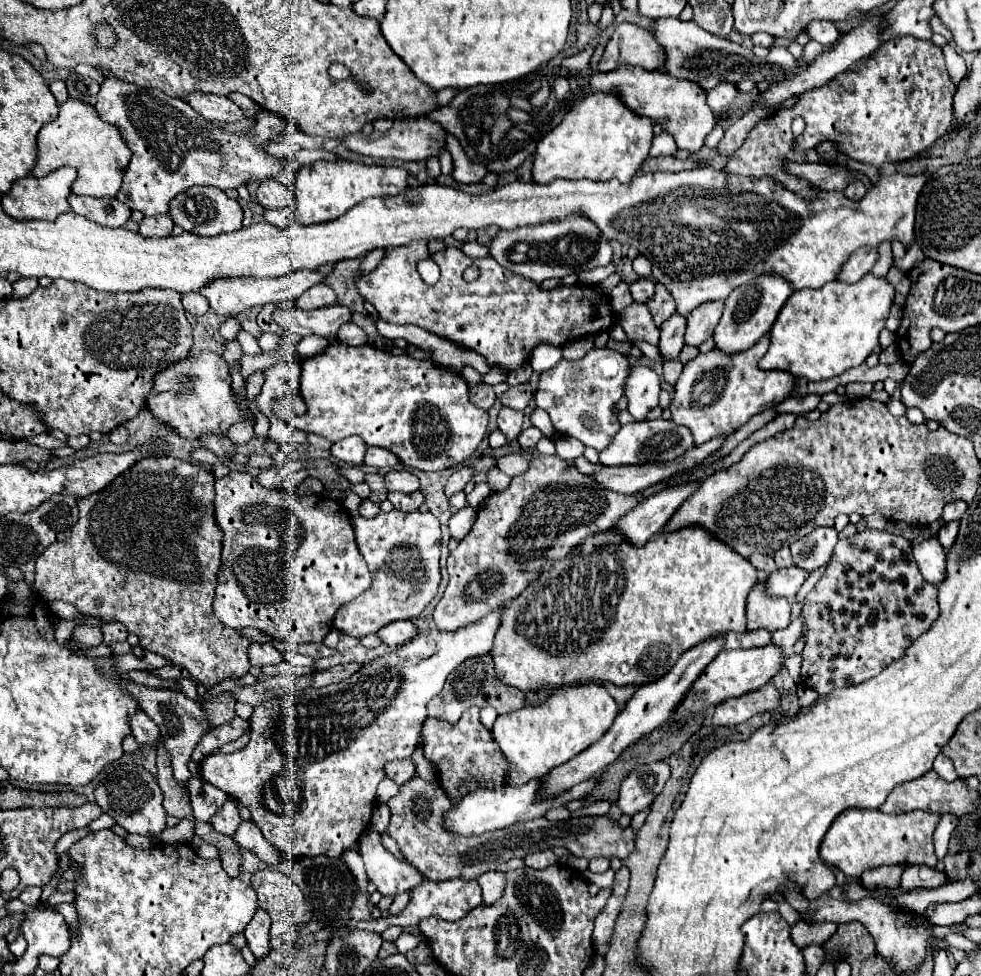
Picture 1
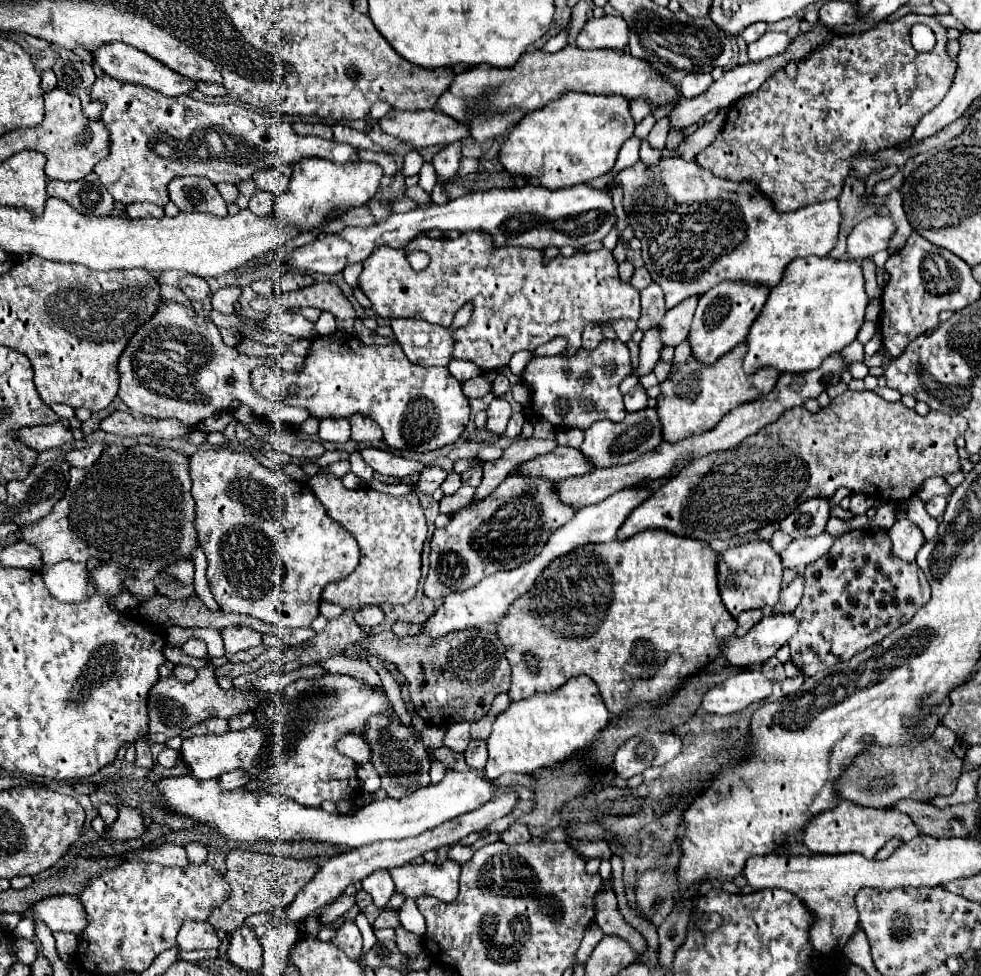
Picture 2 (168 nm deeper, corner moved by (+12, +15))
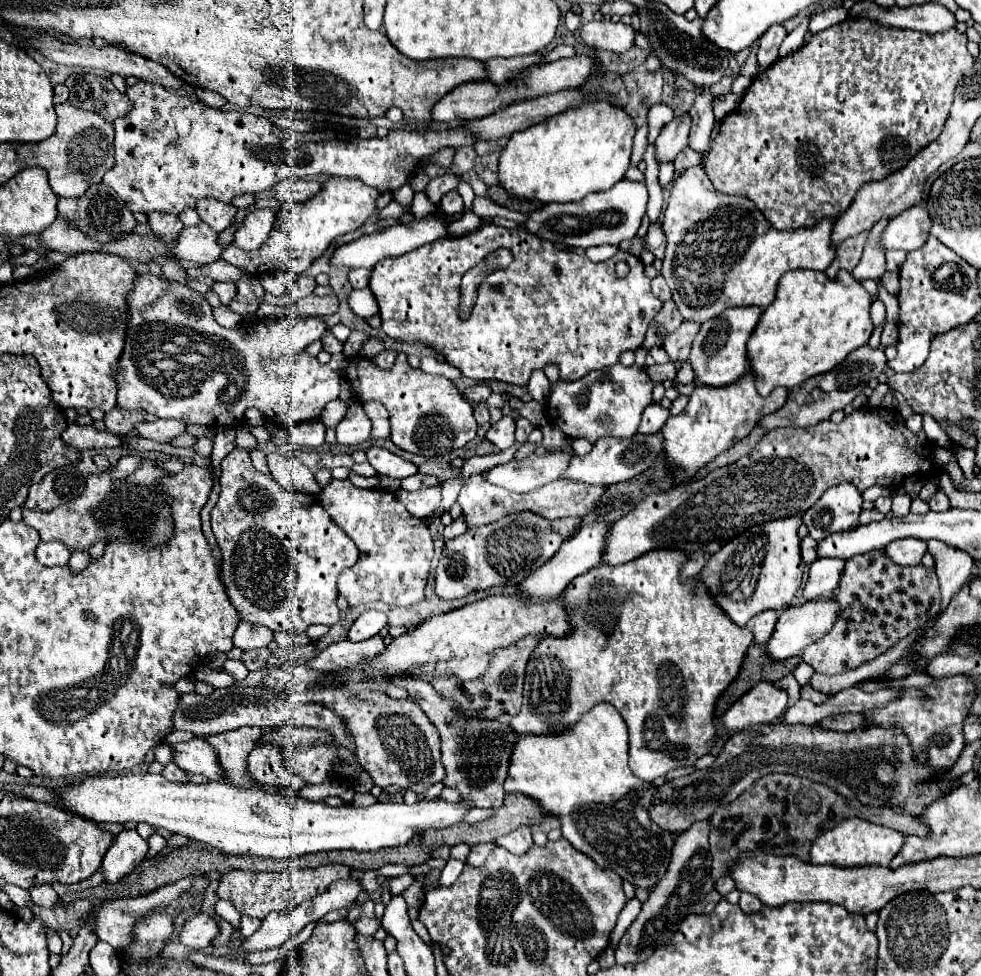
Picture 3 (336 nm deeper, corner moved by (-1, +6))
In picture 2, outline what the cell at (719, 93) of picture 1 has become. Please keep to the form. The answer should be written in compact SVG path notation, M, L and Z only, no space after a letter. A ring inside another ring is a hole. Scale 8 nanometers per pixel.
M690 74L690 76L686 76L686 80L682 80L680 92L686 98L694 98L694 96L702 94L706 88L710 88L712 82L714 80L710 74Z

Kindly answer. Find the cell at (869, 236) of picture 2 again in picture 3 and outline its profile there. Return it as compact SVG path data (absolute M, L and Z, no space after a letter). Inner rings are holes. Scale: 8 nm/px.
M917 205L893 217L881 241L885 249L915 251L927 241L929 231L931 231L931 217L923 205Z

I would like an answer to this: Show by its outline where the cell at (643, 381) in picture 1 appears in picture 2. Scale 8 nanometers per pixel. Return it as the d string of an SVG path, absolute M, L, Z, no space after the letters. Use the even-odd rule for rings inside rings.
M634 386L628 394L624 394L624 406L628 412L636 412L636 410L642 410L646 408L646 390L642 386Z

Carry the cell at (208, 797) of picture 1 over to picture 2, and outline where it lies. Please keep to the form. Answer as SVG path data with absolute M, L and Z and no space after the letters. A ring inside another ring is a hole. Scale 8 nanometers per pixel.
M164 748L164 752L158 756L158 764L164 766L164 768L174 768L180 764L180 756L176 750L170 750L170 748Z

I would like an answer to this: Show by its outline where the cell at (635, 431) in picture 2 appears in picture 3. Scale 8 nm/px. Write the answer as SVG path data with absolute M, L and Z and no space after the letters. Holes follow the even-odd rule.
M655 433L655 435L635 435L631 439L611 439L605 437L601 439L593 451L589 455L573 455L567 467L567 473L563 473L561 479L567 481L579 481L579 483L589 483L589 485L611 485L611 483L619 483L625 479L633 479L635 475L639 475L641 471L645 471L647 467L651 467L651 463L657 459L657 455L663 451L663 435Z

